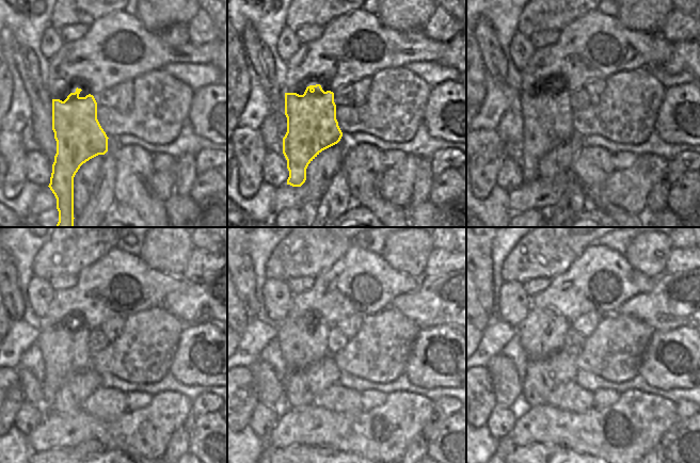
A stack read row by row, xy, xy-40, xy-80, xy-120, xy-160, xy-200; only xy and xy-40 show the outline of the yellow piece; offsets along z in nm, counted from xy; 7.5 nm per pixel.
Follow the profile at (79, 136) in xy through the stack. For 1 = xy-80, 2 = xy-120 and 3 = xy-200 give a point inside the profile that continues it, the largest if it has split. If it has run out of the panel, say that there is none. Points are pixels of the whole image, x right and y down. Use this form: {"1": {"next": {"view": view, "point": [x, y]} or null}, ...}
{"1": {"next": {"view": "xy-80", "point": [546, 116]}}, "2": {"next": {"view": "xy-120", "point": [65, 350]}}, "3": {"next": {"view": "xy-200", "point": [542, 332]}}}

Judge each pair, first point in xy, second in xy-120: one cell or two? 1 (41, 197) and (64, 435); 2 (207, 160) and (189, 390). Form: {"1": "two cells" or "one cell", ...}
{"1": "one cell", "2": "two cells"}

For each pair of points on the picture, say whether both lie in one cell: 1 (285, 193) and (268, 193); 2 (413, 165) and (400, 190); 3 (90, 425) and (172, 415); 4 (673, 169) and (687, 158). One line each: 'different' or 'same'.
1: different
2: same
3: same
4: same

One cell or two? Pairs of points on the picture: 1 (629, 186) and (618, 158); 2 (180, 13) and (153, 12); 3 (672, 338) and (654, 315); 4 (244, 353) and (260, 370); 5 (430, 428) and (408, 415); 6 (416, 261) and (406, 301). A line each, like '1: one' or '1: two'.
1: two
2: one
3: two
4: two
5: two
6: two

